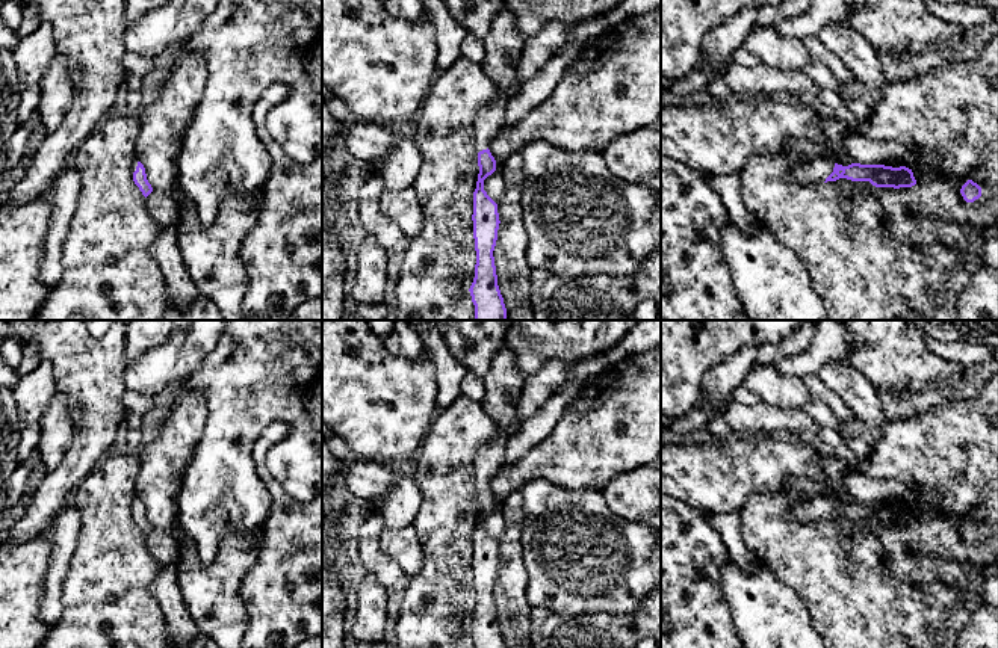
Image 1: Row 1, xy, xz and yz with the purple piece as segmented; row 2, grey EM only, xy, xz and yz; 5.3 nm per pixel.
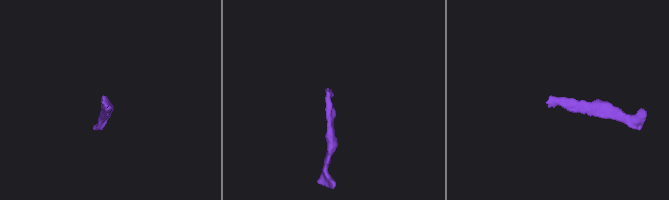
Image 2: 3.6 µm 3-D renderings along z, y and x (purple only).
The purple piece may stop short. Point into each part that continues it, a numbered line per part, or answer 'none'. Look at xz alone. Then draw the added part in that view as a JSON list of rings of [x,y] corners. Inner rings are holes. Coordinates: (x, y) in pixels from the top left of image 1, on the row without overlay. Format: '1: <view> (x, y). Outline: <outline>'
1: xz (489, 458). Outline: [[[497,426],[497,432],[493,440],[478,449],[475,458],[476,491],[487,488],[490,477],[501,468],[508,440],[510,435]]]

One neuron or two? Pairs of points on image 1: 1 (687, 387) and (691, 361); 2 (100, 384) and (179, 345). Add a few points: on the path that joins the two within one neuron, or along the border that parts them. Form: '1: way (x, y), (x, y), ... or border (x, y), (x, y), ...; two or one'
1: way (688, 381), (688, 367); one
2: border (129, 363), (124, 372), (126, 388); two

